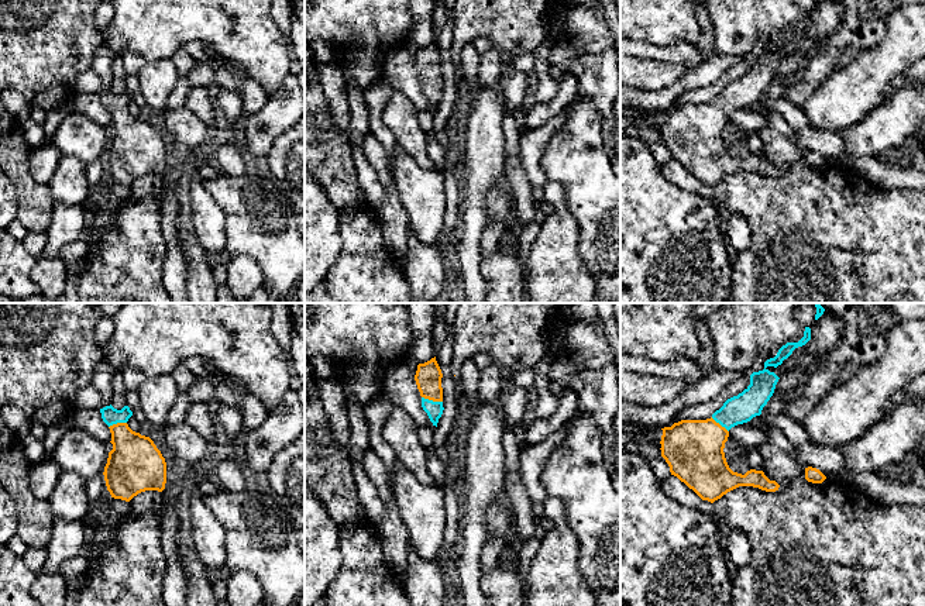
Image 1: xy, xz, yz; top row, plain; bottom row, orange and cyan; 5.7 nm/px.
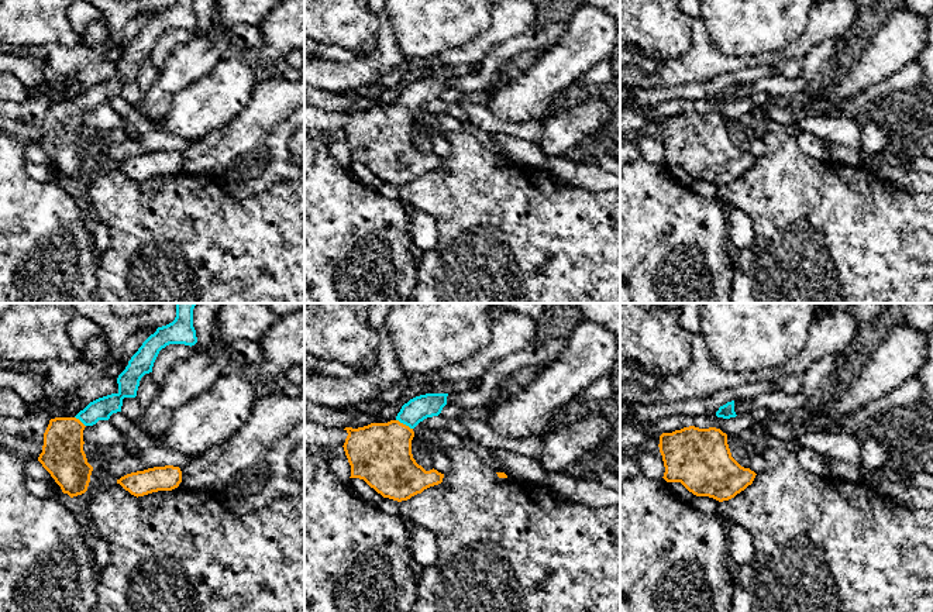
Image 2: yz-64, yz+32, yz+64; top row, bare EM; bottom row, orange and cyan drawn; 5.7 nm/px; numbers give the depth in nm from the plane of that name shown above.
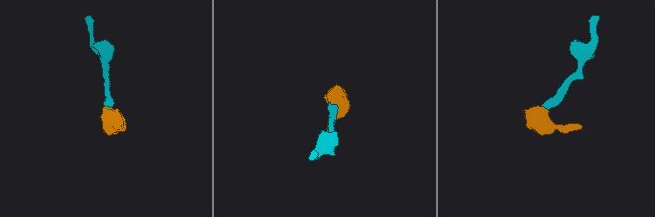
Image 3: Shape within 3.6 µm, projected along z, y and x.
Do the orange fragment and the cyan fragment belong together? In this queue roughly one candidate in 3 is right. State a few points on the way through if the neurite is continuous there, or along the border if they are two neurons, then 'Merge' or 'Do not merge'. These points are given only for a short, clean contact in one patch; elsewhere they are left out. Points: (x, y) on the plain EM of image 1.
Path across: xz (429, 59), (432, 83), (435, 93). Merge

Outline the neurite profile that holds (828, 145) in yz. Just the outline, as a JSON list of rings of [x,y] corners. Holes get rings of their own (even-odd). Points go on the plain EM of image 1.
[[[804,128],[797,131],[791,140],[805,152],[819,154],[825,161],[845,161],[849,155],[845,151],[842,138],[835,132],[819,131],[815,128]]]

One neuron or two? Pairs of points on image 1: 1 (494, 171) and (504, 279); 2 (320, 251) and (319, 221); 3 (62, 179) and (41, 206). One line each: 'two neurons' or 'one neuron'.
1: two neurons
2: one neuron
3: two neurons

